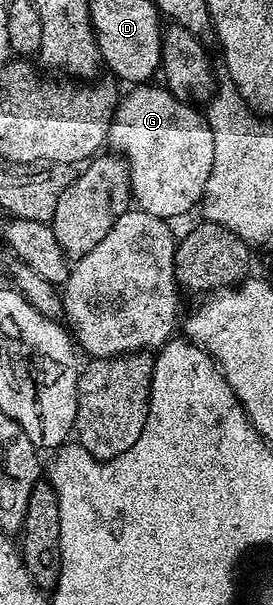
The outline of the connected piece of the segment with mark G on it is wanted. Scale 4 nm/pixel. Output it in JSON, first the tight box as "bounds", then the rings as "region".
{"bounds":[107,84,213,220],"region":[[[155,84],[138,85],[120,99],[107,142],[125,159],[138,209],[173,220],[202,199],[213,166],[213,135],[200,109],[174,97],[166,87],[151,85]]]}

